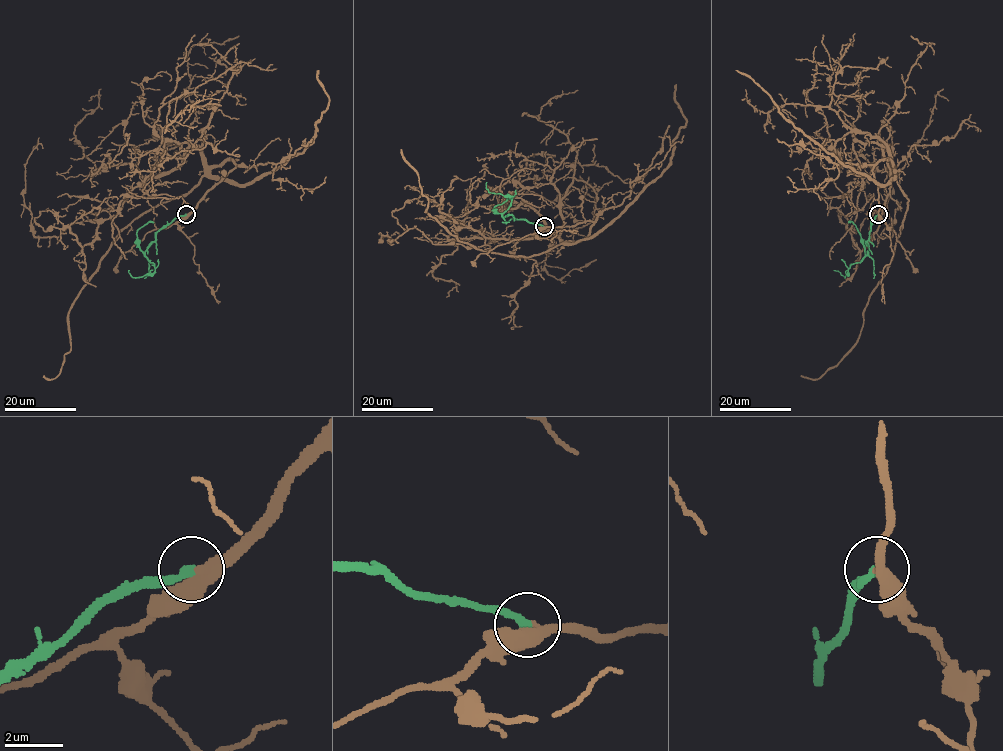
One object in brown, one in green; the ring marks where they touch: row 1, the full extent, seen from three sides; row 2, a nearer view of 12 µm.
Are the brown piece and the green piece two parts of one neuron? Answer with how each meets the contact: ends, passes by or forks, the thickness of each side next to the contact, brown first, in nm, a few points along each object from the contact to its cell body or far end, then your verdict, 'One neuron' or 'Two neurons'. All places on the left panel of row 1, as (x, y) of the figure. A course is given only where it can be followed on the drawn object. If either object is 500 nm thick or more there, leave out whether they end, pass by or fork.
At the ring brown passes by. At the ring green ends. Thickness 420 nm (brown) against 280 nm. Course of brown: (186, 214), (231, 160), (208, 165), (190, 147), (123, 203), (35, 236), (25, 163), (43, 148). Course of green: (186, 214), (164, 225), (145, 251), (144, 256), (154, 265), (153, 272), (133, 277), (129, 270). One neuron

